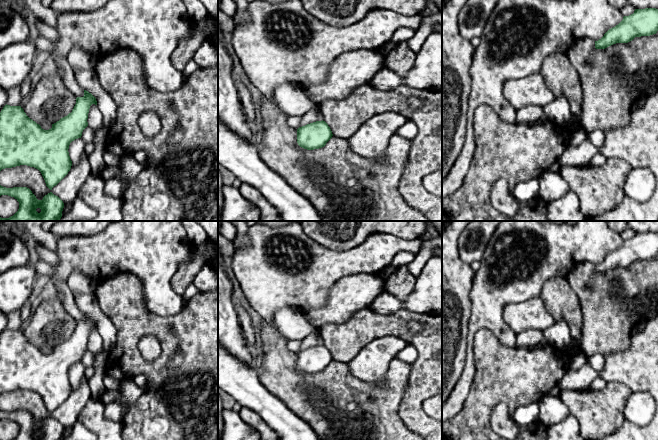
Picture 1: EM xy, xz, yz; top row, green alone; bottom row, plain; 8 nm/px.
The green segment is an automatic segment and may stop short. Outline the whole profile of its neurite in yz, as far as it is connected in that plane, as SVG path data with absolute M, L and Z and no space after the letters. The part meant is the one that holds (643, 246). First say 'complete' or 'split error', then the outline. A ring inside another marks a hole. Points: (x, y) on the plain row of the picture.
complete | M635 233L634 237L624 240L615 251L595 265L596 273L605 273L616 267L628 267L635 261L650 260L658 255L658 233Z

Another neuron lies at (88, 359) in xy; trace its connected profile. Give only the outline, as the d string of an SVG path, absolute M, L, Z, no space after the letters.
M88 350L83 354L81 363L85 366L85 368L95 367L98 365L95 362L95 354Z

